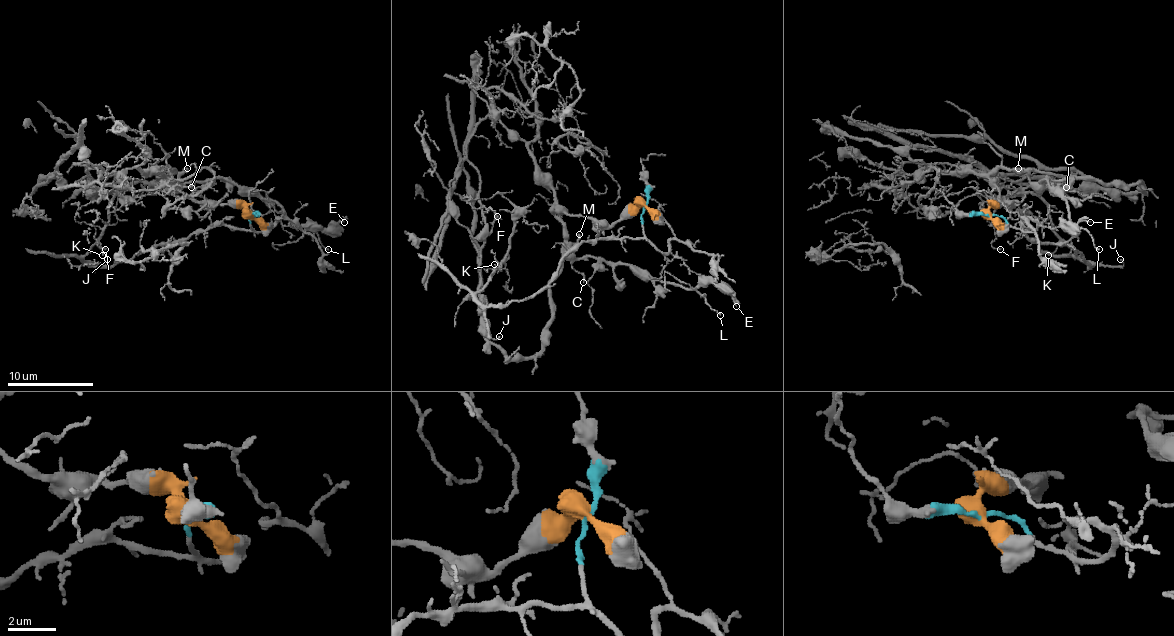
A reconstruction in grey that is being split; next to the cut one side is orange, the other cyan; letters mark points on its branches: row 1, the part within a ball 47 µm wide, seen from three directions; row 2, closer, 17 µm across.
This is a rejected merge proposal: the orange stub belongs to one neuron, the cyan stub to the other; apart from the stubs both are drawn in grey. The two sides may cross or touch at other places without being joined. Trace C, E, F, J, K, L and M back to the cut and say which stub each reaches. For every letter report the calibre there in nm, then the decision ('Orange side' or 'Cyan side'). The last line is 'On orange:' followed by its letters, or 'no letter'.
C: Thickness 80 nm. Orange side
E: Thickness 90 nm. Orange side
F: Thickness 120 nm. Cyan side
J: Thickness 100 nm. Cyan side
K: Thickness 110 nm. Cyan side
L: Thickness 120 nm. Orange side
M: Thickness 190 nm. Orange side
On orange: C, E, L, M

